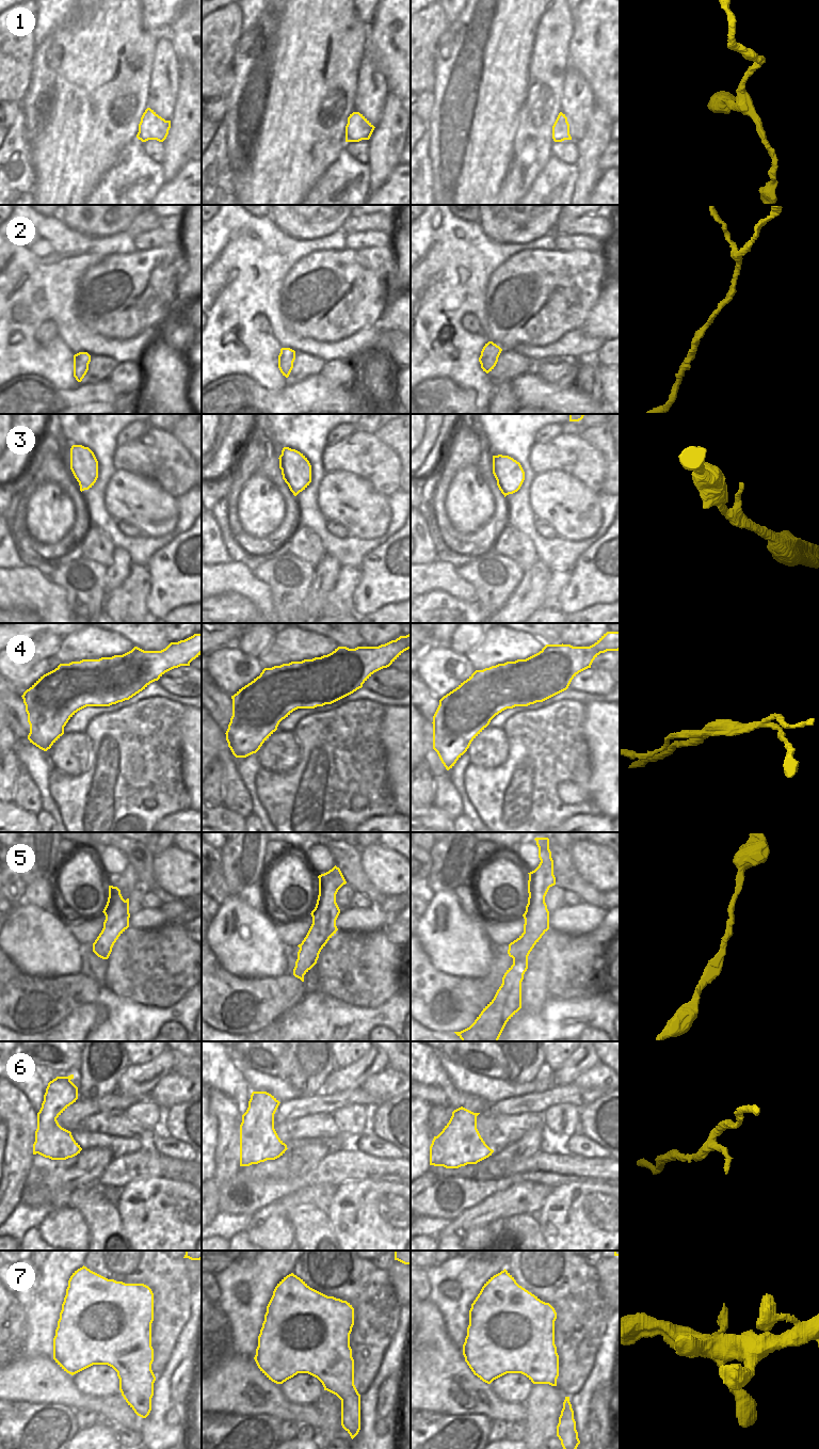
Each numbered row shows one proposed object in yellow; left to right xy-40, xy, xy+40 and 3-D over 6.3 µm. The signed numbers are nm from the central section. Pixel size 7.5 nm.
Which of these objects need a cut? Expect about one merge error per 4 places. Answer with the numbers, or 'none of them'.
4

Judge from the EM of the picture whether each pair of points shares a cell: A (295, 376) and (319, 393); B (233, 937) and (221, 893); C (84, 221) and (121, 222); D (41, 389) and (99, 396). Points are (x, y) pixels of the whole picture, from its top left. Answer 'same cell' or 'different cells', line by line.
A: different cells
B: different cells
C: same cell
D: same cell

